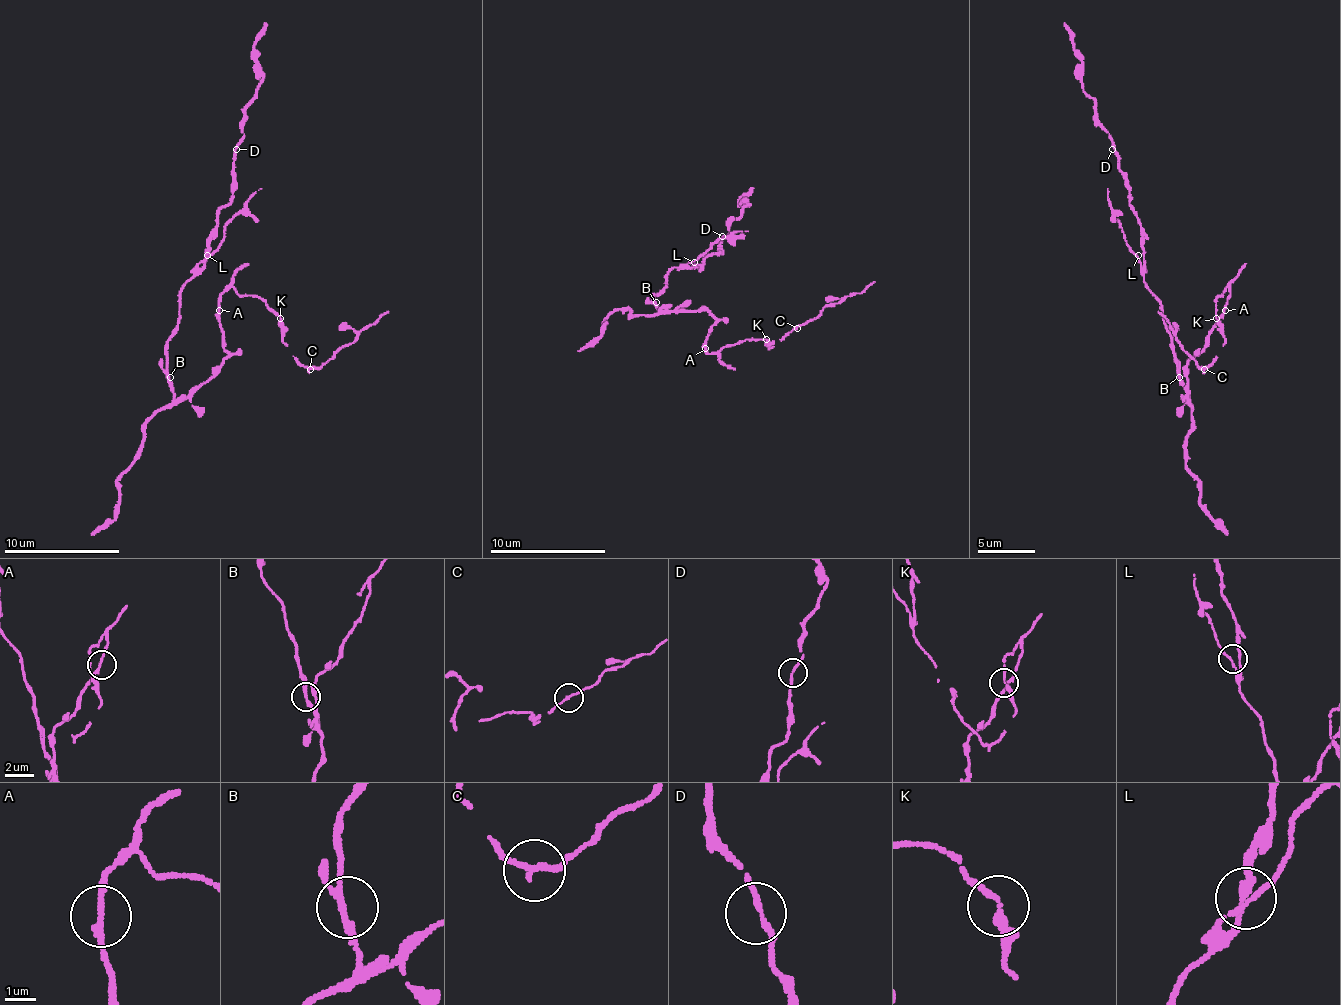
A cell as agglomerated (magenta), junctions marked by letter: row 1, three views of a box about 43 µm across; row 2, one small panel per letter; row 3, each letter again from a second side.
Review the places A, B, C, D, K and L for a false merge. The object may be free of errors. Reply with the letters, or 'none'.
none

